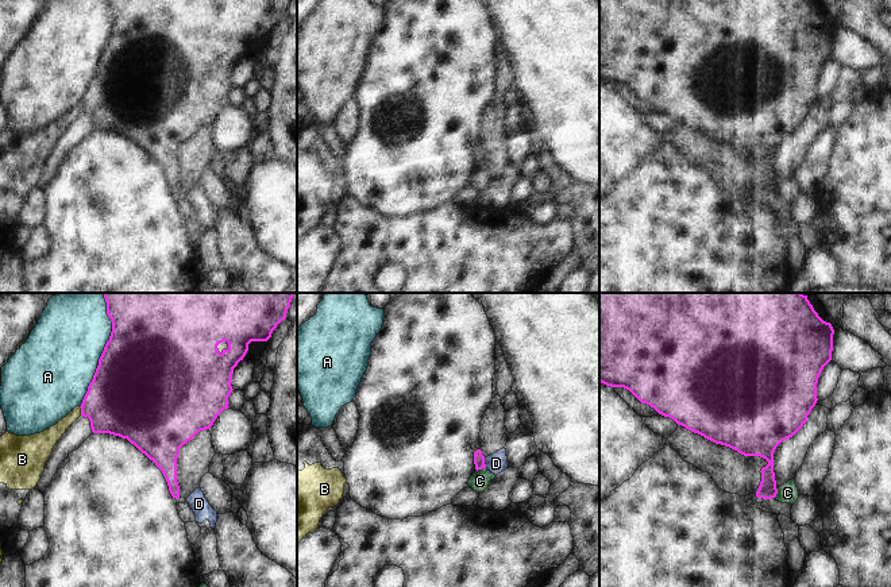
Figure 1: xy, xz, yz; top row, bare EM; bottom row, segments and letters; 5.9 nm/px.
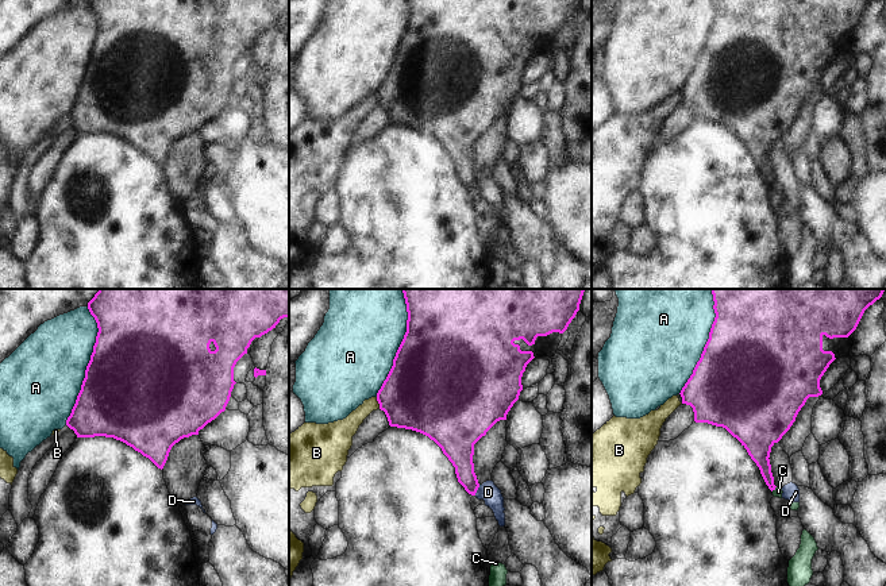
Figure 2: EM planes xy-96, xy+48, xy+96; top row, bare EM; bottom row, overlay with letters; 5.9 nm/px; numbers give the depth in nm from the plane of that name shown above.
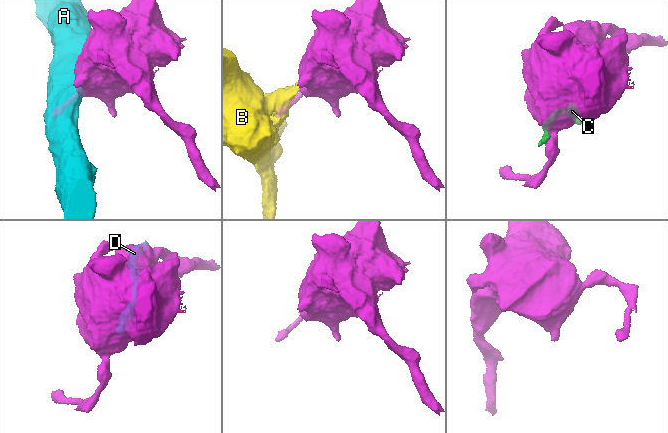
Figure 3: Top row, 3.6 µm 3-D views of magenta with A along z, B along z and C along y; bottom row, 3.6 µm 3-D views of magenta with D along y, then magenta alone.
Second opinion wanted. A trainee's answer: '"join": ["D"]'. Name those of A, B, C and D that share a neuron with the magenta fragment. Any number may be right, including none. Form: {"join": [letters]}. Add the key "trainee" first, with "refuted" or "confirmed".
{"trainee": "refuted", "join": []}

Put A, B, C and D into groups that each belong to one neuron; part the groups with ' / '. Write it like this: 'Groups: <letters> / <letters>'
Groups: A / B / C / D.

